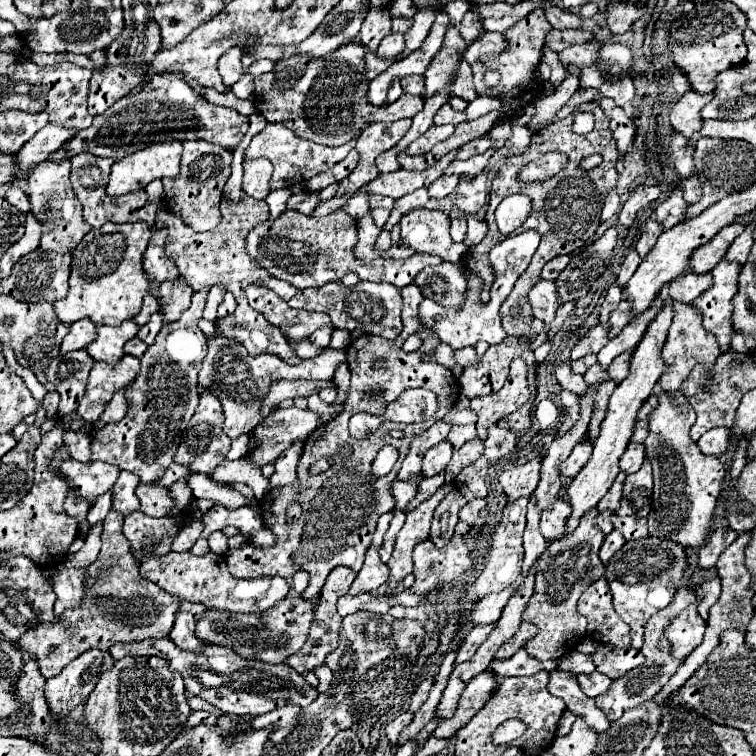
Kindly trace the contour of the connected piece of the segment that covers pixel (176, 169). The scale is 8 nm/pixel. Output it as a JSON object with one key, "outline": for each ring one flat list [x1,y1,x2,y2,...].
{"outline":[[156,143,138,153,132,153,112,165,106,193,120,197,144,189,160,177,176,177,180,173,182,143]]}

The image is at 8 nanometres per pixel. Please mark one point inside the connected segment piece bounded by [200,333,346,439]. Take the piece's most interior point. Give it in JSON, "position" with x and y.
{"position":[241,382]}

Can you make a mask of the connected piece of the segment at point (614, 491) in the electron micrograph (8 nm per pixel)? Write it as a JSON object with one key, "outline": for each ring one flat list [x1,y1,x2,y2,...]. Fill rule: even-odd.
{"outline":[[618,473,614,485,608,489,608,493,600,499,598,509,600,511,616,511,620,507,620,499,622,499,622,483,624,483,626,473]]}

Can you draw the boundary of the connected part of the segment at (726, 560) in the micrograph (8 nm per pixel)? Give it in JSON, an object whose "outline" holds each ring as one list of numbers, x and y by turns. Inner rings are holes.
{"outline":[[742,533,722,555,720,555,720,559,718,559,718,563,716,563,716,569,718,569,718,575,720,575,720,579,722,579,722,595,720,595,720,599,712,605,712,609,710,609,710,619,708,619,708,625,706,625,706,635,704,635,704,641,702,641,702,645,698,645,696,649,694,649,694,653,678,667,678,671,672,675,672,679,666,683,666,687,654,697,654,701,660,701,660,705,664,705,666,703,666,699,668,699,668,693,676,693,676,689,680,689,680,685,684,685,684,681,688,679,688,677,692,677,692,673,706,661,706,657,712,653,712,649,718,645,718,641,720,641,720,633,724,631,724,629,738,629,738,627,746,627,748,623,750,623,750,619,752,619,752,615,754,615,754,607,752,607,752,603,750,603,750,599,752,599,752,589,750,589,750,573,748,573,748,569,746,569,746,565,744,565,744,549,746,549,746,545,750,543,750,539,752,539,752,533]]}

